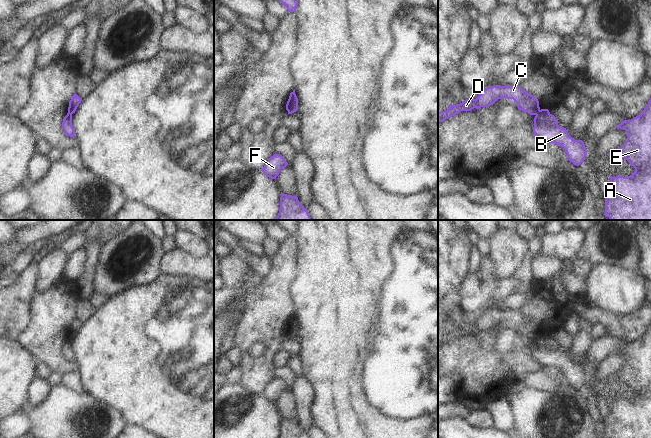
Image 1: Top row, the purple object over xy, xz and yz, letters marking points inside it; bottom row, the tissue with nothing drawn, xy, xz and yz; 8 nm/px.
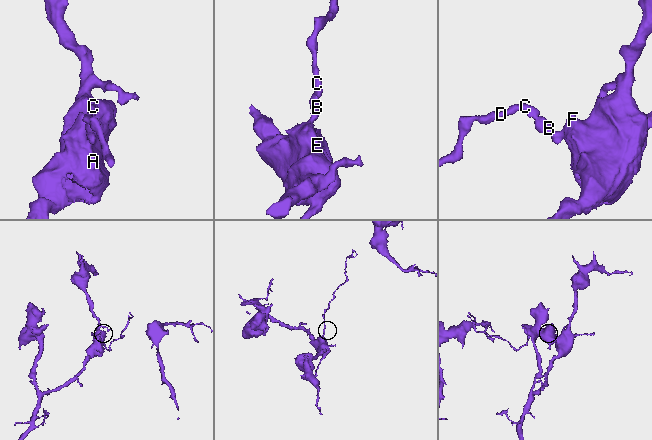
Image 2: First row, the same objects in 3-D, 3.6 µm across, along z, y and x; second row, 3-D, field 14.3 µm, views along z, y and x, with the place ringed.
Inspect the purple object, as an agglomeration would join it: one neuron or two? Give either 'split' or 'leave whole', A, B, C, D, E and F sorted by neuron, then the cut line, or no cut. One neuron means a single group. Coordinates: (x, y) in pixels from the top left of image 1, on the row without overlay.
split; A B E F / C D; cut in yz along (540, 334), (535, 338)

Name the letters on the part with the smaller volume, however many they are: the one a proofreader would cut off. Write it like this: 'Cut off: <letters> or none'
Cut off: C, D

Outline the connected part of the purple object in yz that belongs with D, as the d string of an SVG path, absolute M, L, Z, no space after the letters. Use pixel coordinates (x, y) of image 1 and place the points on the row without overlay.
M496 309L485 312L476 323L466 323L456 329L450 327L447 334L438 336L438 346L443 346L461 335L488 331L502 322L513 323L519 334L530 339L536 339L540 335L538 323L523 314L519 309Z

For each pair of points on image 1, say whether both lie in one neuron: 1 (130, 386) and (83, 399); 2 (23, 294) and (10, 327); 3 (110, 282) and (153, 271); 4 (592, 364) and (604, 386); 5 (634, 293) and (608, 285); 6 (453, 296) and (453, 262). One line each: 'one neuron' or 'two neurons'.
1: two neurons
2: one neuron
3: one neuron
4: two neurons
5: one neuron
6: one neuron

